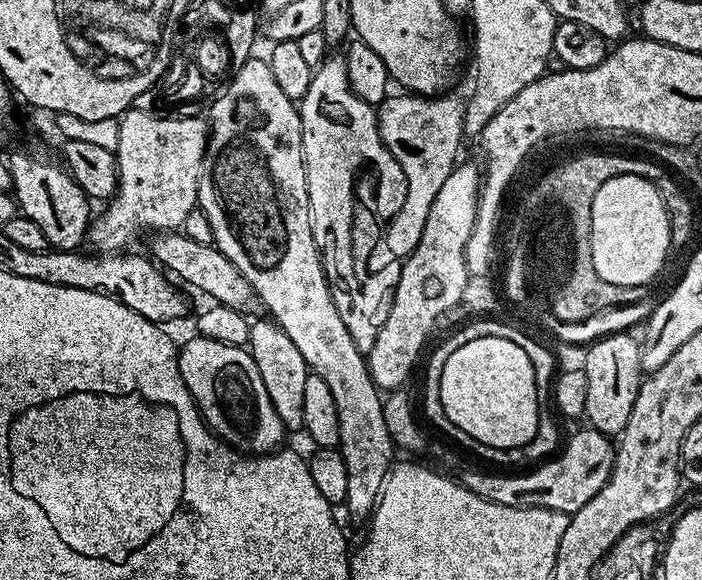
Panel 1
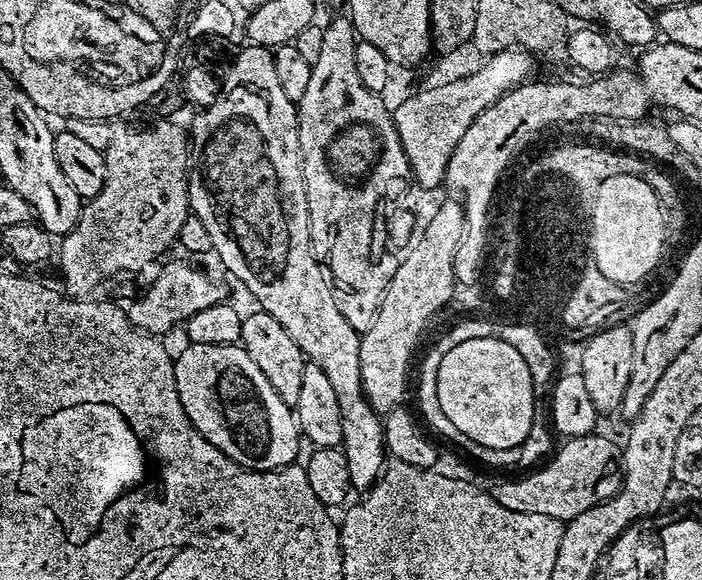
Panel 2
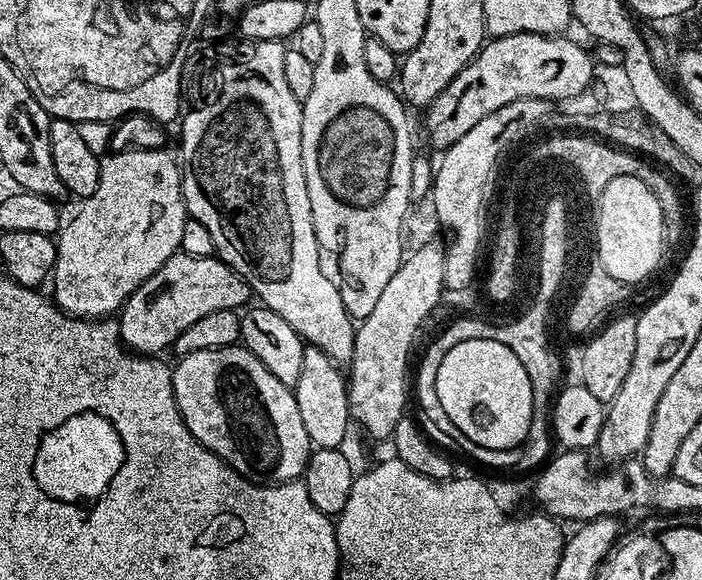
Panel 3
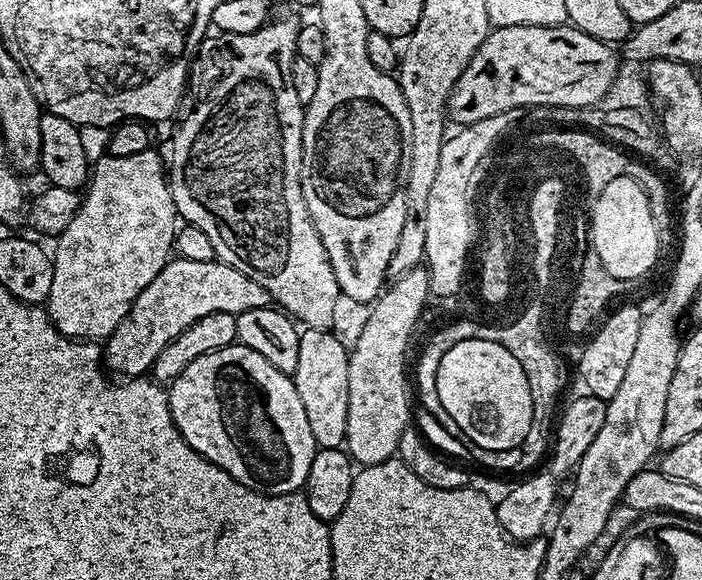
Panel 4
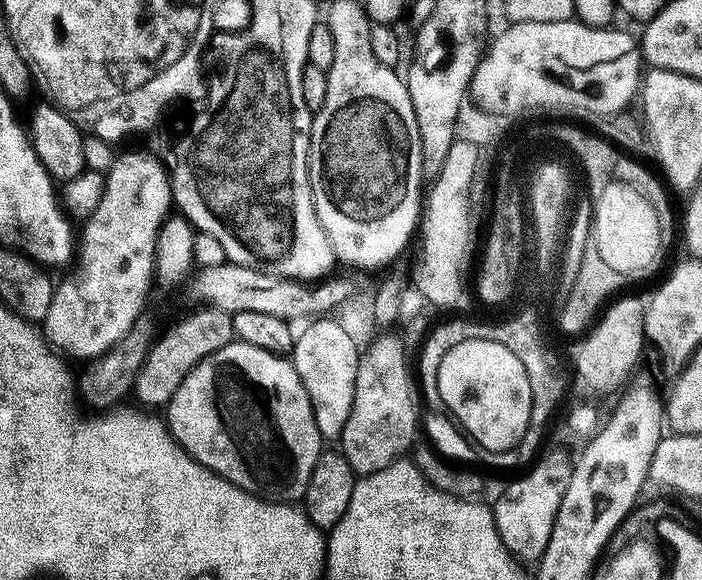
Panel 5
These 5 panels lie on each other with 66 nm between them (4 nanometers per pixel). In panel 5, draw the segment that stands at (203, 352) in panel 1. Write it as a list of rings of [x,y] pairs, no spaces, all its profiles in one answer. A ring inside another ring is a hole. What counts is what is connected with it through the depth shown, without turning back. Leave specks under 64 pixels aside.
[[[243,342],[230,343],[216,353],[205,357],[204,360],[198,361],[190,369],[176,392],[173,393],[171,400],[168,401],[166,411],[168,411],[166,423],[168,429],[172,432],[172,437],[198,463],[209,468],[214,474],[226,478],[234,486],[246,490],[251,496],[260,497],[261,500],[270,500],[281,504],[303,501],[306,494],[306,486],[310,482],[310,474],[314,470],[314,462],[318,462],[322,451],[322,441],[320,439],[320,431],[318,430],[318,422],[314,422],[314,410],[310,406],[310,398],[306,394],[306,386],[302,386],[302,378],[298,378],[298,370],[292,365],[291,359],[270,350],[262,350],[253,344],[245,344]]]

